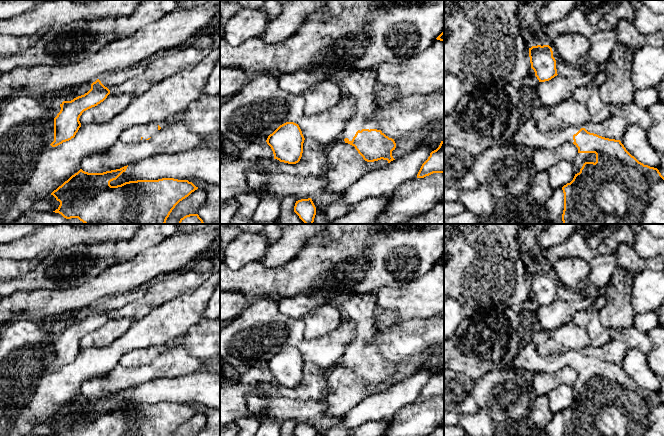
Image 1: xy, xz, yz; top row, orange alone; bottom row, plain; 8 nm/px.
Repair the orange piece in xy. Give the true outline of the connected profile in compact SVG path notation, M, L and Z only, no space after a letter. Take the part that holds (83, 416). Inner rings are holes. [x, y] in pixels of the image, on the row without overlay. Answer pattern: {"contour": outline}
{"contour": "M127 391L103 397L88 397L80 393L51 417L60 426L53 436L172 436L180 425L198 413L188 404L174 402L129 405L111 410L110 406L116 404Z"}

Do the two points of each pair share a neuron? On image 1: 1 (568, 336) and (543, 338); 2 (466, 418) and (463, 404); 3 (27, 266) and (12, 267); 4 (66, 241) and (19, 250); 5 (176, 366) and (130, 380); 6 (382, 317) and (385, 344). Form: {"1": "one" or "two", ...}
{"1": "one", "2": "two", "3": "one", "4": "one", "5": "one", "6": "two"}

